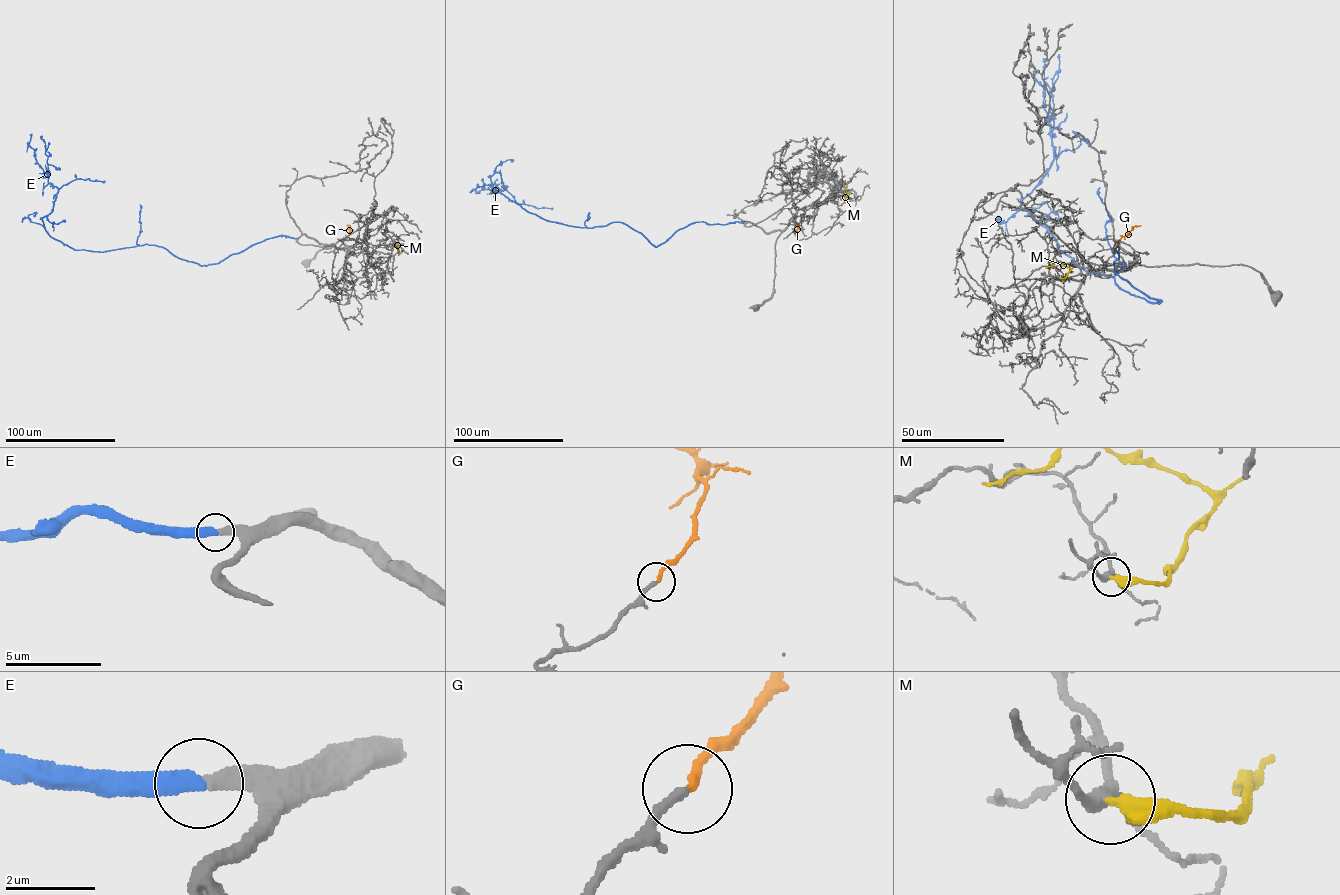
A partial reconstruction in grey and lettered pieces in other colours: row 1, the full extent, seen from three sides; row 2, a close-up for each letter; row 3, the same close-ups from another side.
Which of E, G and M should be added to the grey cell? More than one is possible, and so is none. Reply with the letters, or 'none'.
E, G

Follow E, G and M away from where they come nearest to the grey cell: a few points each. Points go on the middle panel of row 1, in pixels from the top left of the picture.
E: (744, 222), (695, 222), (655, 247), (621, 222), (528, 212), (493, 189), (500, 172), (506, 190), (479, 192)
G: (795, 222), (798, 226), (795, 236)
M: (849, 192), (845, 199), (847, 185)

